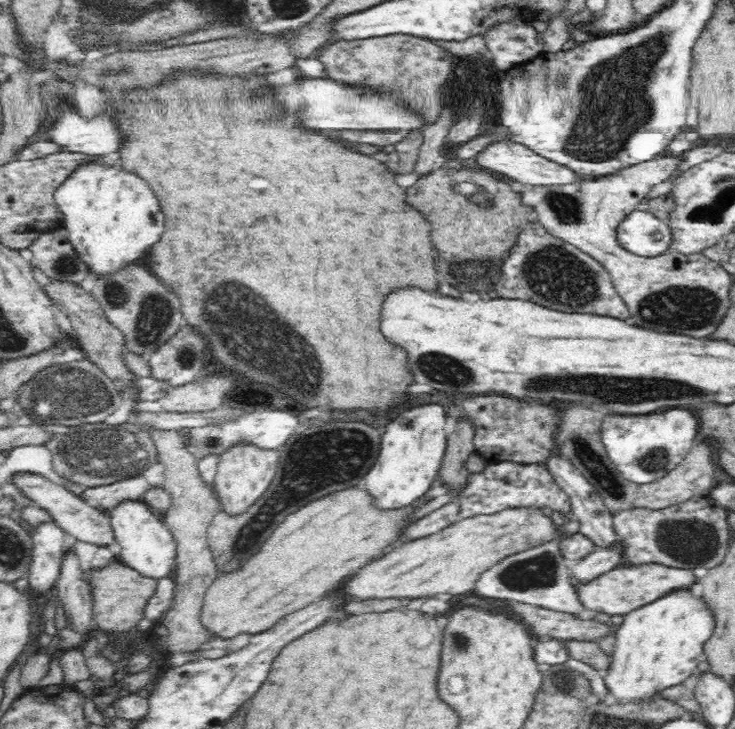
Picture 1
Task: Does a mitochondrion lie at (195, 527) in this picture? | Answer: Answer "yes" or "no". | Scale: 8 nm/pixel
no

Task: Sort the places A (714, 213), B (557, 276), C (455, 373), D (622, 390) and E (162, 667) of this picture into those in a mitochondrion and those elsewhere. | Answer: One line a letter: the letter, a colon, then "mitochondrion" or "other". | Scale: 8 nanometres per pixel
A: mitochondrion
B: mitochondrion
C: mitochondrion
D: mitochondrion
E: other

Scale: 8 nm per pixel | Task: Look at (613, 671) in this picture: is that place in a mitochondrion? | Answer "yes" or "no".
no

